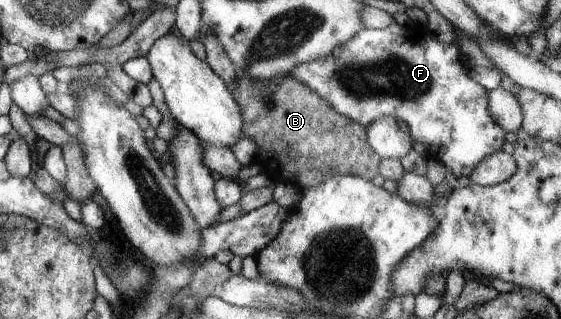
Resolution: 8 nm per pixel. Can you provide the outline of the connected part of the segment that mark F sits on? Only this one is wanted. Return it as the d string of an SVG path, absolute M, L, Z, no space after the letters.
M394 22L388 25L385 29L362 29L356 36L352 37L352 40L345 42L342 46L336 47L329 57L325 59L318 59L304 63L303 65L297 65L292 71L290 76L298 79L301 83L310 87L316 94L319 94L324 100L327 100L335 109L338 114L344 115L346 118L352 119L354 122L359 122L365 128L374 122L377 118L383 116L394 117L398 121L404 121L408 126L408 133L412 140L426 144L430 146L428 150L428 158L433 158L438 162L444 164L450 171L453 172L457 178L461 176L470 176L472 171L476 168L479 162L483 161L484 157L494 154L495 152L502 151L502 145L506 143L504 136L506 131L501 129L496 121L492 118L489 111L488 93L483 86L480 86L477 82L474 82L468 76L468 69L465 70L464 66L460 64L460 48L458 43L452 43L444 45L433 37L425 26L401 26Z

